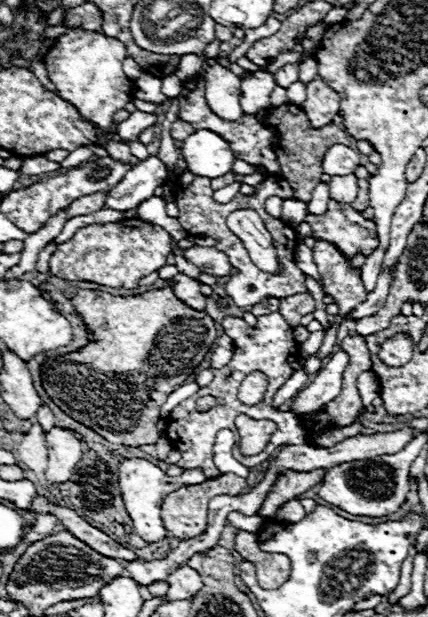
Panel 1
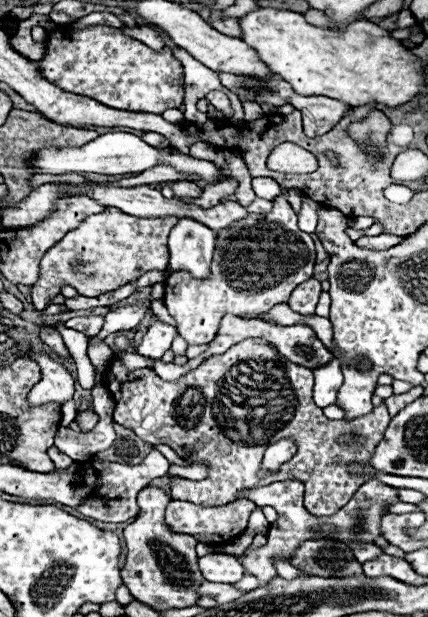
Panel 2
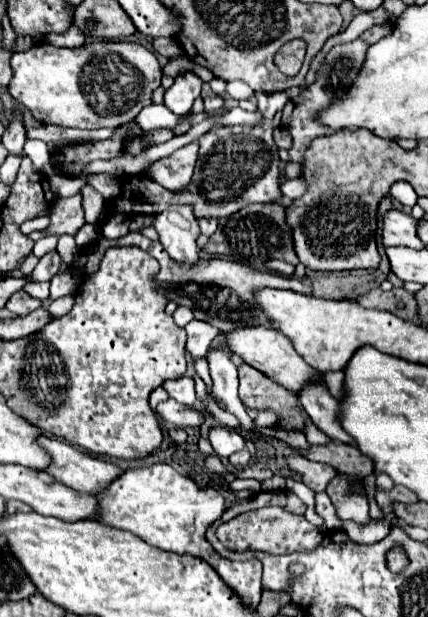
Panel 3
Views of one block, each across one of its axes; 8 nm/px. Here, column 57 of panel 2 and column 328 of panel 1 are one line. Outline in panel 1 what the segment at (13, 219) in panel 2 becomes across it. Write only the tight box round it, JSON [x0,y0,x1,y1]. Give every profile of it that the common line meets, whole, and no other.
[308,182,330,214]

